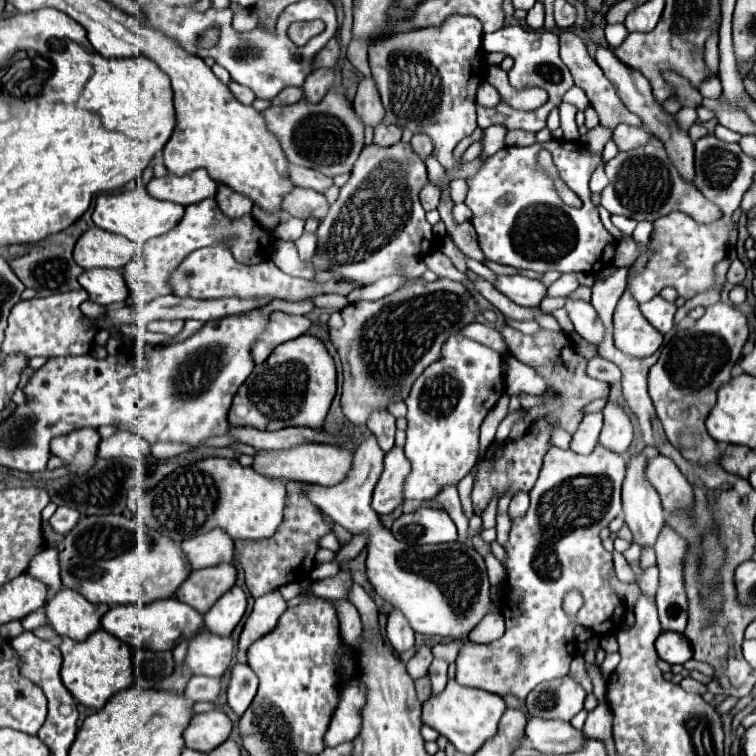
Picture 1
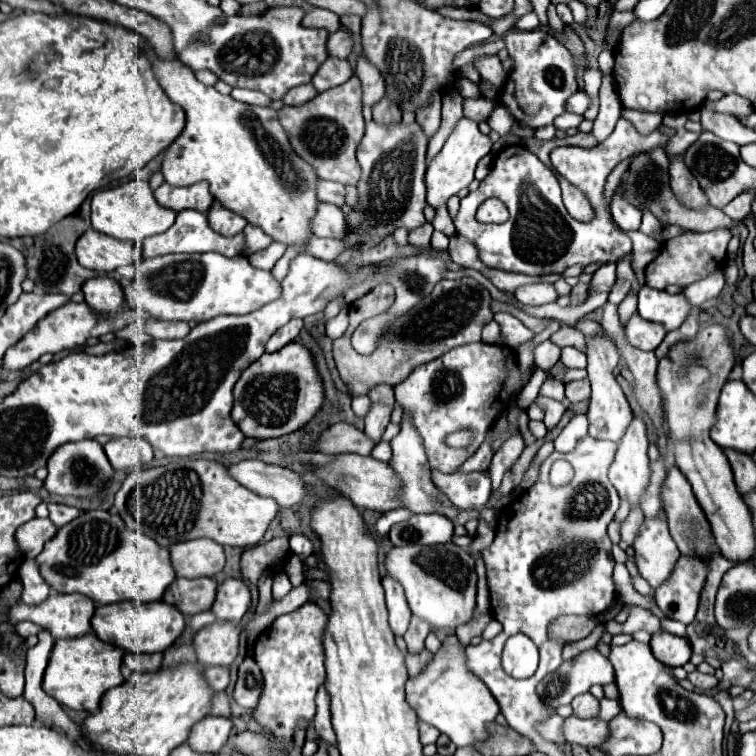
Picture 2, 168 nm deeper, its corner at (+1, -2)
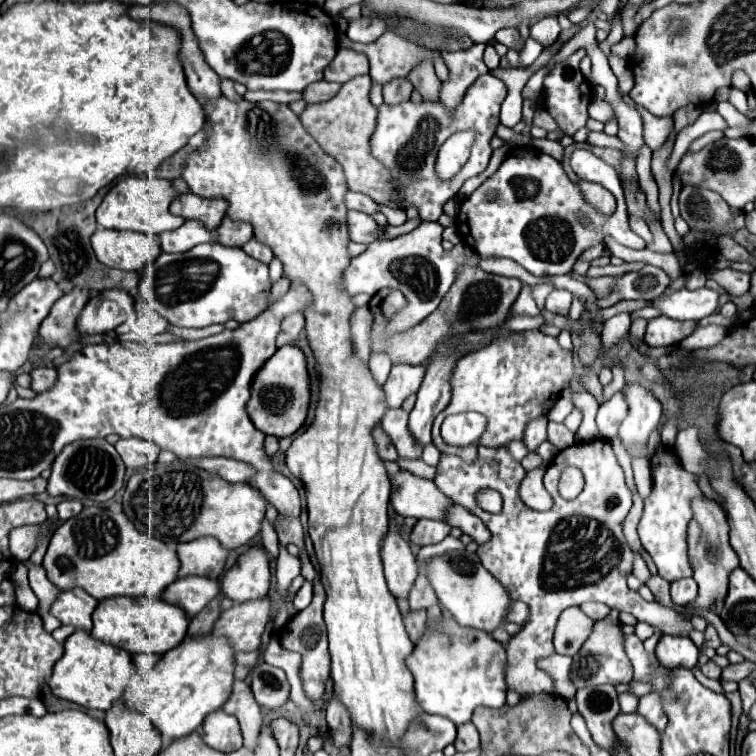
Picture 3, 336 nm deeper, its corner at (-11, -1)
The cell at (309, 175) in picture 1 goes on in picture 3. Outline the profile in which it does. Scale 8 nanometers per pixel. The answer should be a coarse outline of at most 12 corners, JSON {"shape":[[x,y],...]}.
{"shape":[[348,193],[348,209],[374,215],[380,205],[368,195]]}

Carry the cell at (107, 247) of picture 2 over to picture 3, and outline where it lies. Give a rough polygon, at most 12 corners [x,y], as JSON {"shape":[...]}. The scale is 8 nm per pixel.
{"shape":[[98,227],[100,263],[140,271],[160,255],[156,237]]}

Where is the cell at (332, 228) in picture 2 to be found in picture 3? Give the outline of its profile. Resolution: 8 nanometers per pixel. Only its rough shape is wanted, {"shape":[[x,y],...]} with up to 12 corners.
{"shape":[[348,211],[350,239],[372,243],[380,225],[360,211]]}

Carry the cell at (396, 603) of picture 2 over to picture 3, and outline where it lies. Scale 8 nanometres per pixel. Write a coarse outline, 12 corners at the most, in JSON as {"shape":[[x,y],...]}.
{"shape":[[392,519],[380,555],[392,595],[406,599],[416,579],[410,545]]}

